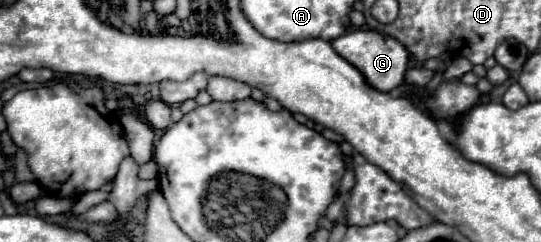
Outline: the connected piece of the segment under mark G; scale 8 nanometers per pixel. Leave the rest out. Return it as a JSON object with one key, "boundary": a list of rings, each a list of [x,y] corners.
{"boundary":[[[358,28],[358,30],[346,32],[338,38],[334,38],[332,46],[342,58],[346,58],[352,66],[356,66],[362,72],[362,76],[366,78],[366,82],[376,90],[390,92],[404,82],[404,72],[408,68],[408,52],[396,38],[384,36],[376,30],[360,30]]]}

